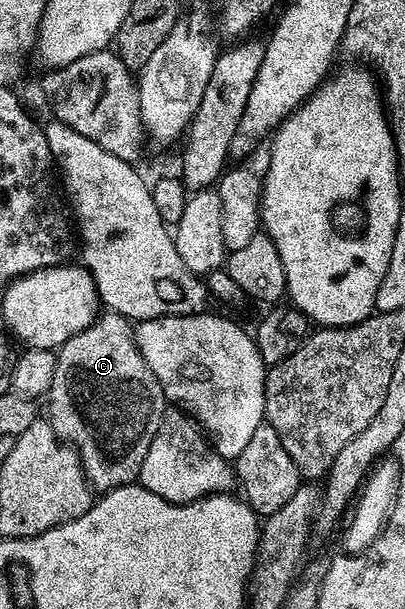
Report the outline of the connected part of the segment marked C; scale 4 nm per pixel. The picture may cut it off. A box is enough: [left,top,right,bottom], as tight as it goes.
[48,313,168,493]

